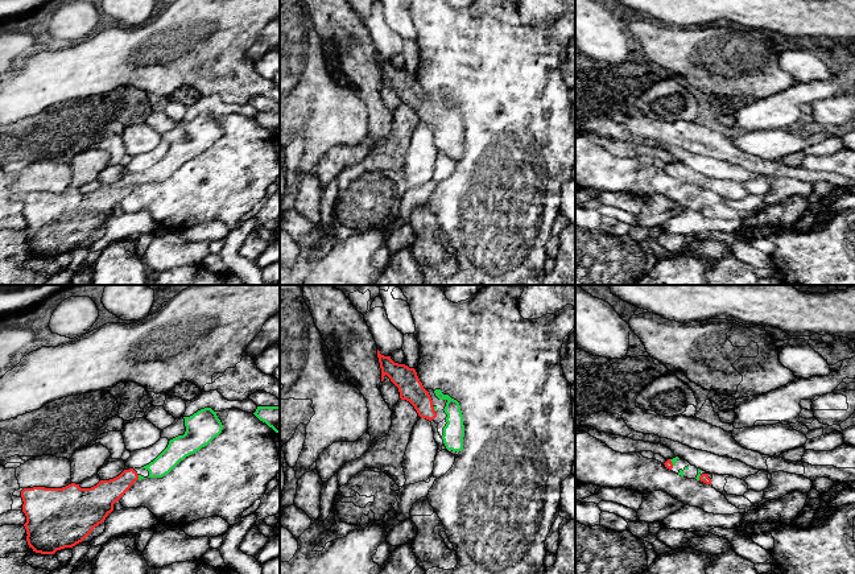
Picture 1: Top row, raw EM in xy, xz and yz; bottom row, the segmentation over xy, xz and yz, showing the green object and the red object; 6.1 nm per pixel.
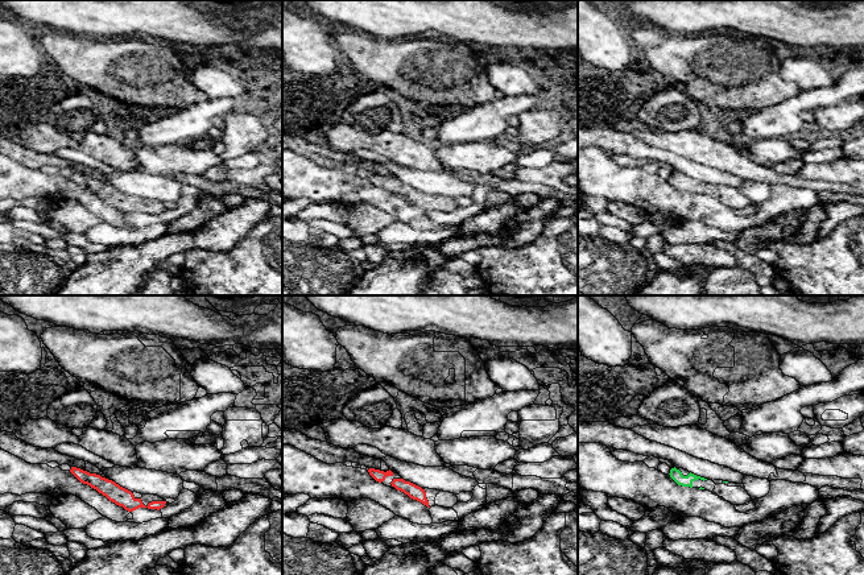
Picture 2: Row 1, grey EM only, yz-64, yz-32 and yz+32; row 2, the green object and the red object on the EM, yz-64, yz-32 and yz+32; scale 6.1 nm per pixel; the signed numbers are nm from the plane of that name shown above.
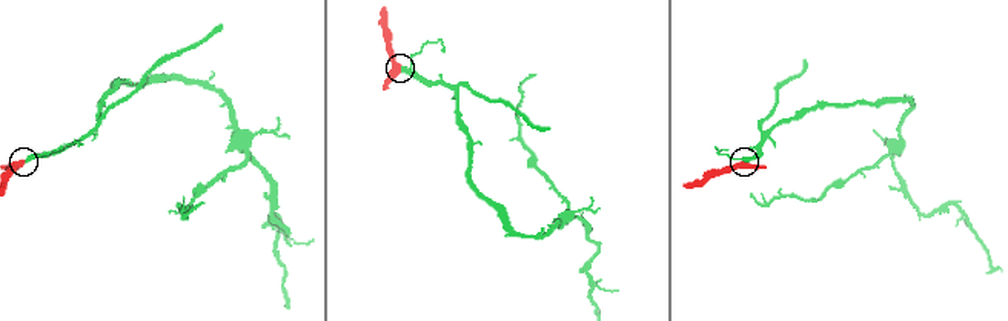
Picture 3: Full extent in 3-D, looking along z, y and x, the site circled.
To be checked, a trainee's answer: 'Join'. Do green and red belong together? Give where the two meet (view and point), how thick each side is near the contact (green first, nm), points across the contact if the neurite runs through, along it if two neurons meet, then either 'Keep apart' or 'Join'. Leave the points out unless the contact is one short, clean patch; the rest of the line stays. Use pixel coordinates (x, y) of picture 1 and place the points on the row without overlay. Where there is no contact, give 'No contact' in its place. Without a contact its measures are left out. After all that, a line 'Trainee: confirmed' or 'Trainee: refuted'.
Touches green at yz (672, 166). Thickness 30 nm (green) against 50 nm. Path across: yz (673, 165), (672, 166), (668, 168). Join
Trainee: confirmed

